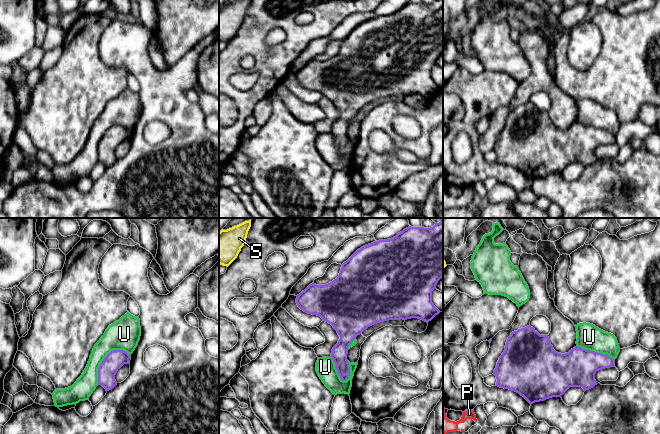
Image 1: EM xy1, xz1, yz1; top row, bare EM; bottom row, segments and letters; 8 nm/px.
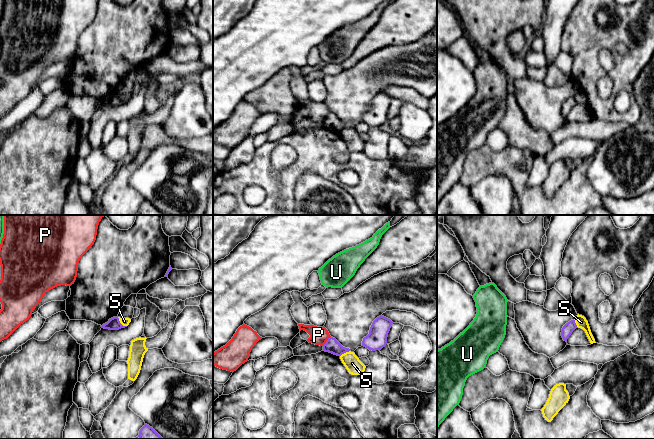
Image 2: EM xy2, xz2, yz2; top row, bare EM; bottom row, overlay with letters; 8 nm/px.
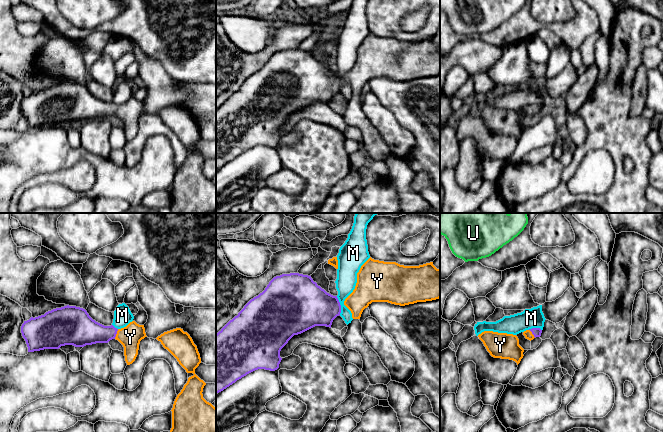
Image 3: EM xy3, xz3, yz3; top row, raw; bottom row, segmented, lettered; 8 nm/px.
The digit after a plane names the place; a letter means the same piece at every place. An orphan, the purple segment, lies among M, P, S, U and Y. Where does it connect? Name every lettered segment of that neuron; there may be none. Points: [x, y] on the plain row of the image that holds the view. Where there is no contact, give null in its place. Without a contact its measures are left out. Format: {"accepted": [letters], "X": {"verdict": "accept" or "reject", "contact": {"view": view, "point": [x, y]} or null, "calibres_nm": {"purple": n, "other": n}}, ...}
{"accepted": ["Y"], "M": {"verdict": "reject", "contact": {"view": "xz3", "point": [340, 81]}, "calibres_nm": {"purple": 340, "other": 160}}, "P": {"verdict": "reject", "contact": {"view": "xz2", "point": [326, 117]}, "calibres_nm": {"purple": 110, "other": 140}}, "S": {"verdict": "reject", "contact": {"view": "xy2", "point": [120, 99]}, "calibres_nm": {"purple": 100, "other": 60}}, "U": {"verdict": "reject", "contact": {"view": "xy1", "point": [104, 134]}, "calibres_nm": {"purple": 150, "other": 260}}, "Y": {"verdict": "accept", "contact": {"view": "xy3", "point": [116, 109]}, "calibres_nm": {"purple": 220, "other": 180}}}

